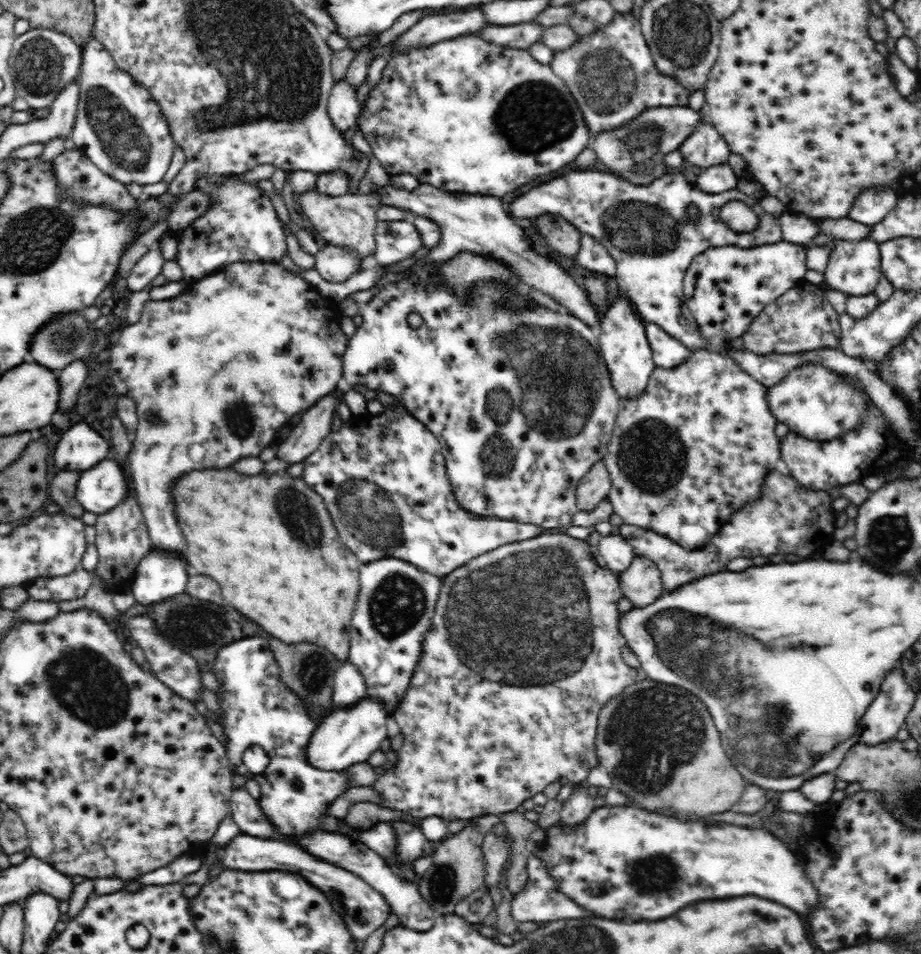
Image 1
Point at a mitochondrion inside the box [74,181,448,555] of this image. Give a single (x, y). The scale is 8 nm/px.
(239, 417)

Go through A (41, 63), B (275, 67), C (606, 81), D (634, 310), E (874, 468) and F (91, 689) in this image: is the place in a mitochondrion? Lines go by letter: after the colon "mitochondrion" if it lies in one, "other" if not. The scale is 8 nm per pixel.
A: mitochondrion
B: mitochondrion
C: mitochondrion
D: other
E: other
F: mitochondrion

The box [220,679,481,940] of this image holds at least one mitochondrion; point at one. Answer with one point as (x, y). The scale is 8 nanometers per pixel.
(442, 885)

